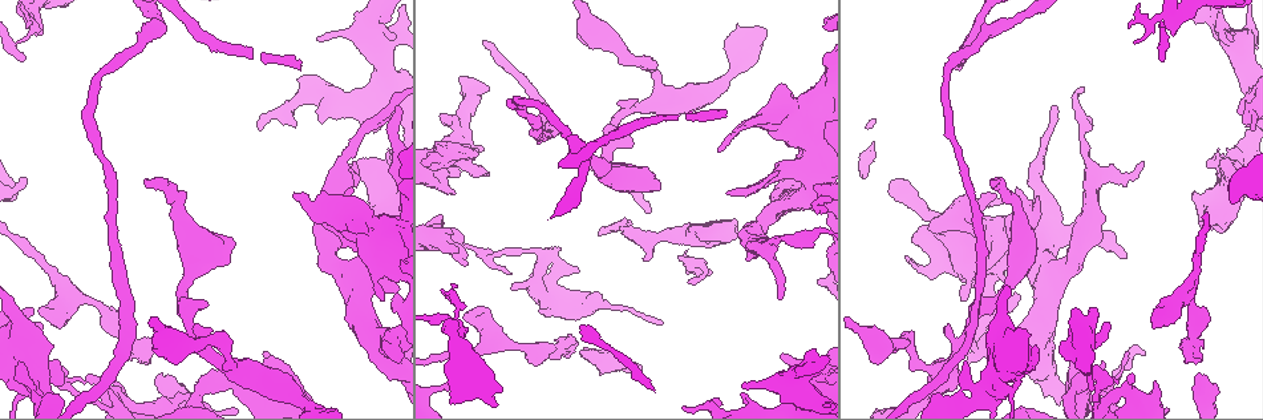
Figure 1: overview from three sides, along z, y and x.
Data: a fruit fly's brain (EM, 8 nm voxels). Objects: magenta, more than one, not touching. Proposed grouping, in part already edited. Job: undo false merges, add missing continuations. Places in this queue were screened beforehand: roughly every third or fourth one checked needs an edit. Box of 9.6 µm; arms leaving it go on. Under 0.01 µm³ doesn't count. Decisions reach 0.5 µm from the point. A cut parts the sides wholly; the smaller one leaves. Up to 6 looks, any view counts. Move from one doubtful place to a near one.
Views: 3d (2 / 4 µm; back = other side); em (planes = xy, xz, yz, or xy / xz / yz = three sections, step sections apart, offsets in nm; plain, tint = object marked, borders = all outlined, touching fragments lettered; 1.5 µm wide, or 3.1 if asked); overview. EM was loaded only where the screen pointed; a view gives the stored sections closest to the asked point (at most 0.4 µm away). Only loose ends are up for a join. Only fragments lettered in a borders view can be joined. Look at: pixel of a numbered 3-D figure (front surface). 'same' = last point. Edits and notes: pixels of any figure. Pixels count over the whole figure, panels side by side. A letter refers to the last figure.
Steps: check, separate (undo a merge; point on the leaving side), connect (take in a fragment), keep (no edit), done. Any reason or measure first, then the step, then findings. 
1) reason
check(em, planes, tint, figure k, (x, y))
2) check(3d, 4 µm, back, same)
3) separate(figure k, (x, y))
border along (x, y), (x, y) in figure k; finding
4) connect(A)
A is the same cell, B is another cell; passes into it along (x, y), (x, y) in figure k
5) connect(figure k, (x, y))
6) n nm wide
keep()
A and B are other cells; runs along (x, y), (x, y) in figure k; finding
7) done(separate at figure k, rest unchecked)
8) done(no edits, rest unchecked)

free end
check(3d, 2 µm, figure 1, (19, 360))

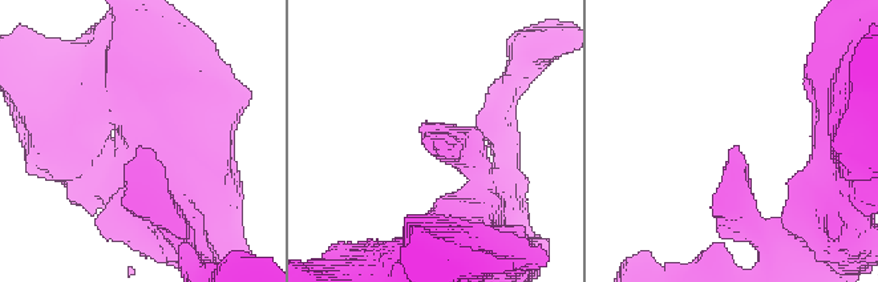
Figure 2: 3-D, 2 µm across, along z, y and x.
shape alone is not enough
check(em, planes, borders, figure 2, (439, 145))

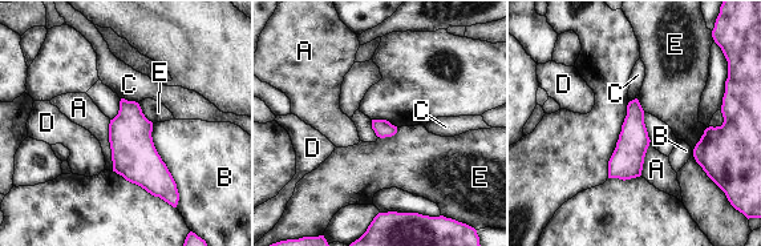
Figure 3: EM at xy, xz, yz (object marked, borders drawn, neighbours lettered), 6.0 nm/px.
keep()
A, B, C, D and E are other cells; border along (109, 120), (109, 148), (113, 170) in figure 3; none of them fits

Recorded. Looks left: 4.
an open end
check(3d, 4 µm, figure 1, (1103, 361))

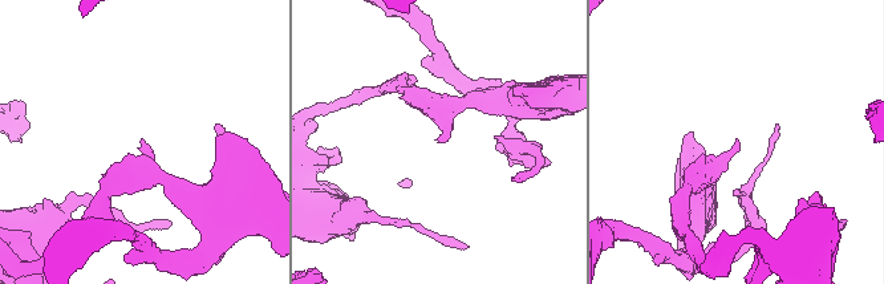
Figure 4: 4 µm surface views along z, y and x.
check(em, planes, borders, figure 4, (738, 139))

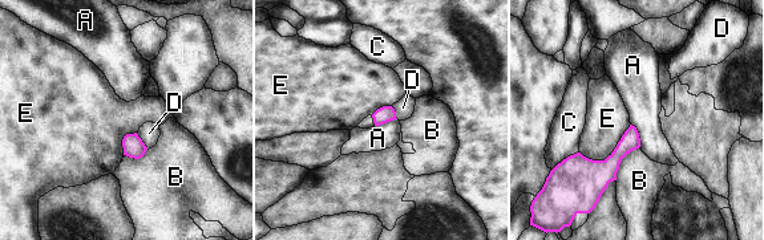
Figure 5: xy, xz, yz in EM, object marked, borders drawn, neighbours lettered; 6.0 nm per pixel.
keep()
A, B, C, D and E are other cells; border along (631, 123), (638, 133), (641, 146) in figure 5; none of them fits

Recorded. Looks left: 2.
check(em, planes, borders, figure 1, (999, 178))

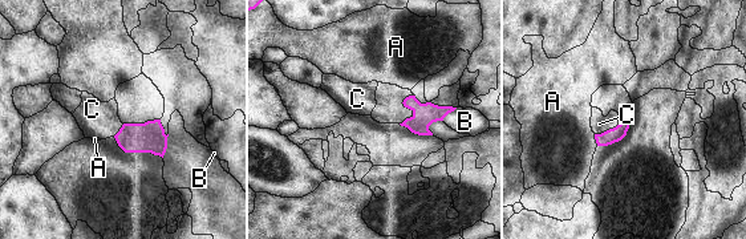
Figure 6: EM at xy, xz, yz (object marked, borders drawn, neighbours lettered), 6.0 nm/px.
connect(C)
C is the same cell, A and B are other cells; passes into it along (617, 133), (607, 130), (599, 124) in figure 6; it goes on there

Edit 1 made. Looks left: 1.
done(connect at figure 6, rest unchecked)

